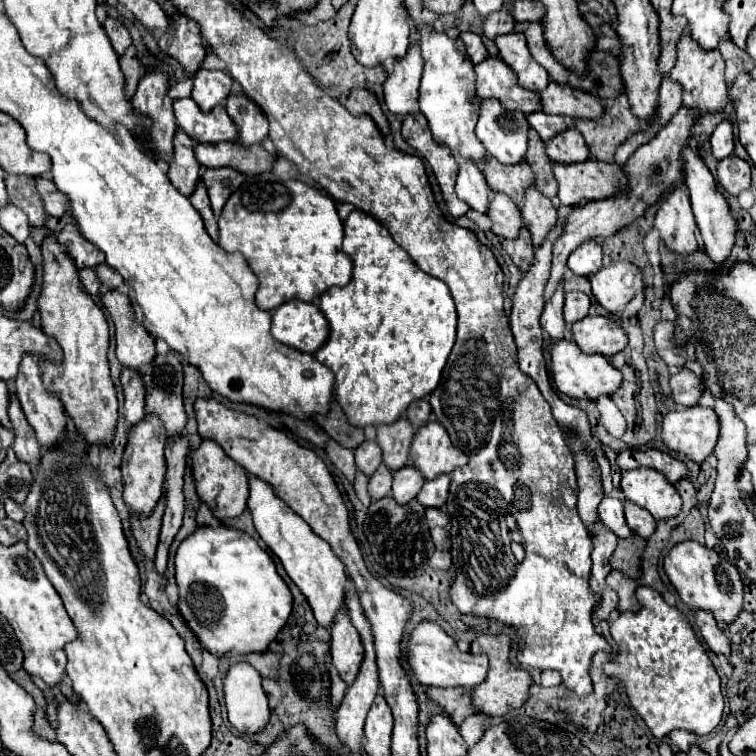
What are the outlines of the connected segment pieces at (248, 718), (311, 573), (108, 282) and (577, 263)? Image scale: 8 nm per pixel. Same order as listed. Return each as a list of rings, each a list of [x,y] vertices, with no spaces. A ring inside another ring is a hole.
[[[248,662],[234,664],[224,676],[224,700],[230,724],[242,734],[256,734],[270,720],[262,676]]]
[[[250,476],[250,498],[248,508],[254,518],[254,526],[260,534],[260,538],[266,542],[266,546],[280,558],[286,574],[292,578],[292,582],[300,588],[300,592],[306,596],[314,618],[320,626],[328,628],[334,622],[334,616],[338,610],[344,608],[346,600],[346,582],[348,576],[344,572],[344,566],[340,558],[330,550],[322,538],[318,538],[310,526],[296,516],[274,492],[268,484],[262,484],[260,478]]]
[[[98,264],[98,266],[94,268],[94,272],[96,272],[100,284],[106,286],[106,288],[110,288],[110,290],[120,288],[120,286],[124,284],[124,282],[122,282],[122,276],[120,276],[114,268],[110,268],[110,266],[106,266],[106,264]]]
[[[584,242],[568,258],[568,268],[578,276],[592,276],[602,268],[602,248],[596,242]]]

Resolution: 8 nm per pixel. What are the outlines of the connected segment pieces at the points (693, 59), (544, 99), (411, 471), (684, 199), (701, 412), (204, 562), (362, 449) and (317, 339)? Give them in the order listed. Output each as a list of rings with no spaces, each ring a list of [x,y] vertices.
[[[686,26],[677,44],[677,61],[674,70],[668,74],[684,88],[684,106],[698,108],[702,112],[718,112],[724,110],[728,100],[728,86],[724,82],[724,60],[718,50],[702,50],[698,42],[692,40],[690,28]]]
[[[550,82],[540,92],[540,102],[542,112],[546,114],[564,114],[572,118],[590,118],[590,120],[596,120],[604,114],[598,96],[556,82]]]
[[[412,460],[402,466],[398,472],[394,472],[394,484],[392,484],[392,496],[396,502],[406,504],[420,492],[424,484],[424,476],[418,472],[418,468],[412,464]]]
[[[678,184],[678,188],[668,192],[662,200],[662,206],[654,218],[654,228],[660,232],[666,250],[678,256],[690,256],[698,250],[690,196],[682,184]]]
[[[692,406],[674,410],[662,420],[662,440],[674,450],[686,454],[690,460],[702,464],[712,452],[720,436],[720,422],[712,408]]]
[[[202,526],[176,552],[178,608],[200,644],[214,656],[264,654],[284,628],[292,594],[276,574],[272,558],[246,532],[226,526]]]
[[[362,442],[356,448],[356,466],[360,472],[372,476],[380,464],[382,464],[382,452],[376,442]]]
[[[286,302],[272,316],[272,336],[308,354],[314,354],[328,340],[328,334],[328,320],[316,304]]]

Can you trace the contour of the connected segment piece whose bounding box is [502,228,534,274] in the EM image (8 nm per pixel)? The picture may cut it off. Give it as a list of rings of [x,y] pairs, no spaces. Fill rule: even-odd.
[[[522,228],[522,234],[516,240],[502,240],[502,248],[508,252],[508,256],[514,260],[514,264],[520,268],[520,272],[528,272],[534,260],[534,246],[530,232]]]

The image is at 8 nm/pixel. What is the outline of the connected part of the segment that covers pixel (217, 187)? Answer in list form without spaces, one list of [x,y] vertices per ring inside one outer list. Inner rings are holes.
[[[208,168],[202,176],[202,182],[208,188],[214,214],[220,216],[226,200],[234,190],[240,188],[240,184],[244,182],[244,176],[234,168]]]

